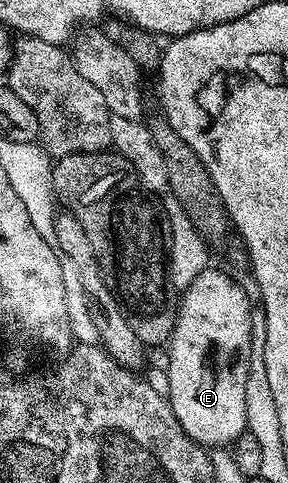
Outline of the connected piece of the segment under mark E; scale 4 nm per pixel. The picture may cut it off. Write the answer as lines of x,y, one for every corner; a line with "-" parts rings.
214,267
205,268
181,295
183,297
180,297
178,303
175,329
168,342
170,357
166,373
166,395
172,407
172,415
193,443
206,449
222,449
239,442
247,432
246,377
249,376
253,348
253,304
240,284

